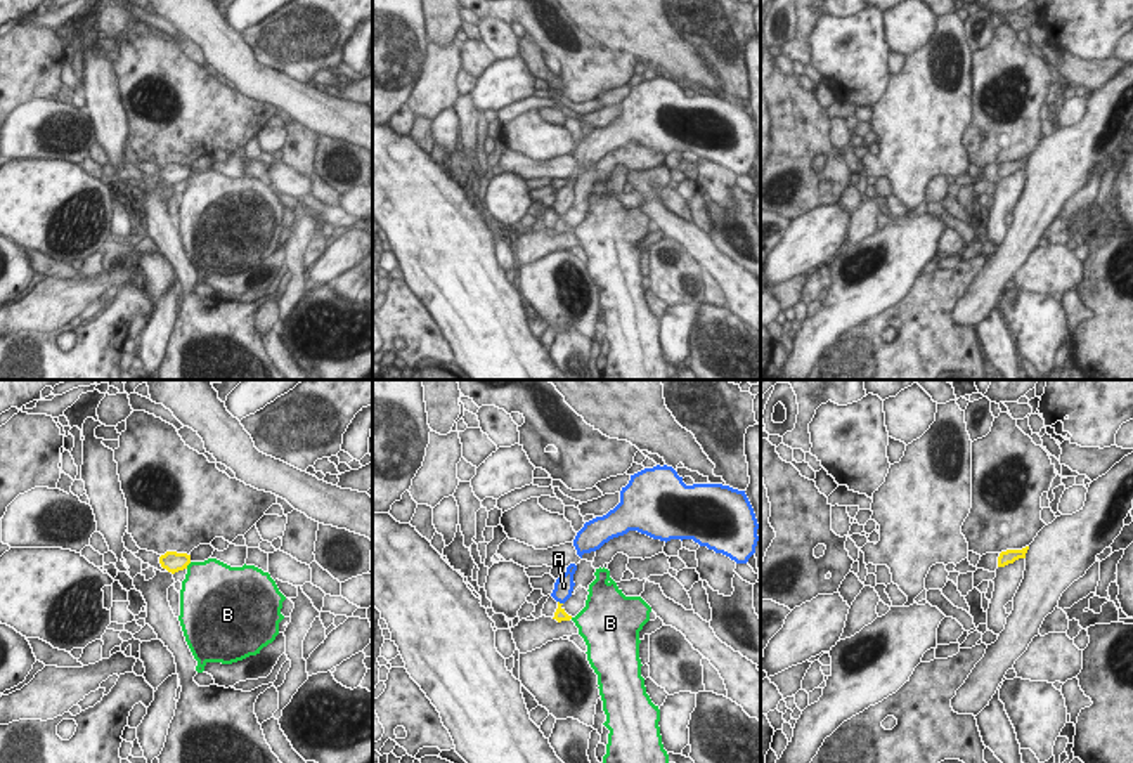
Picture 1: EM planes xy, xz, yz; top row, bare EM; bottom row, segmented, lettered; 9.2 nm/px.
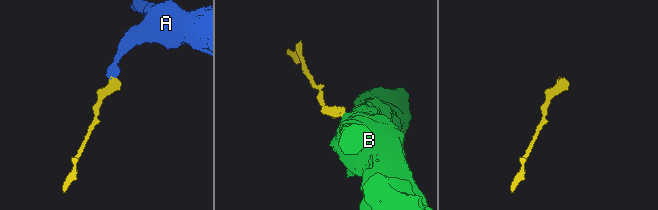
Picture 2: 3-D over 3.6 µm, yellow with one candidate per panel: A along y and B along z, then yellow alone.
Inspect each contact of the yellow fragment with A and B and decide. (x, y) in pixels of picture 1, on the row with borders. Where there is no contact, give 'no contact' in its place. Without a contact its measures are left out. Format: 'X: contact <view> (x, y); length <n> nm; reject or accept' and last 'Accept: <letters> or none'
A: contact xz (558, 602); length 60 nm; accept
B: contact xy (187, 564); length 80 nm; reject
Accept: A

